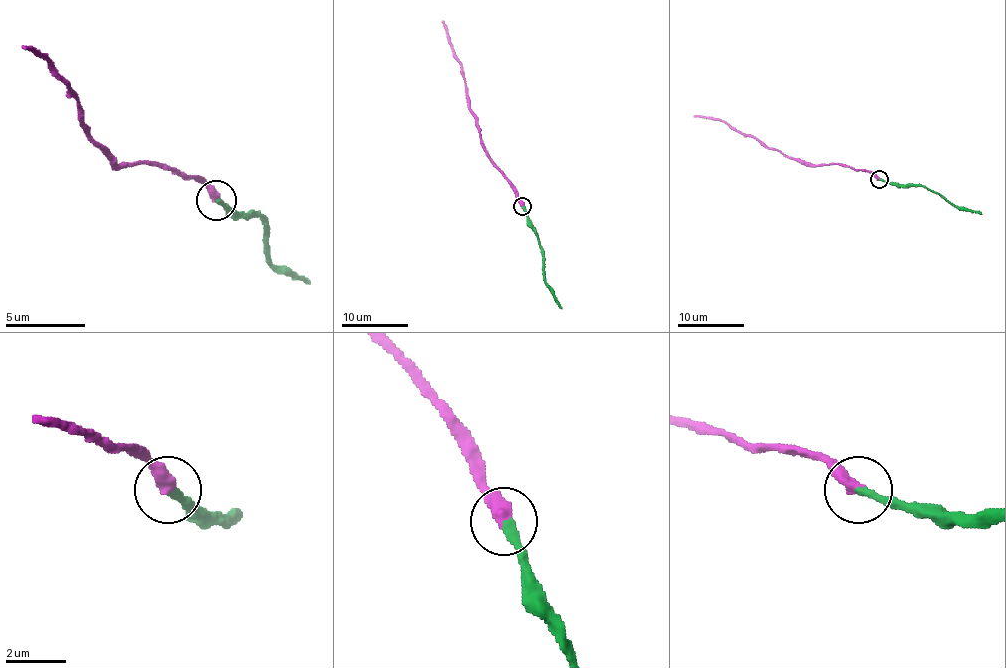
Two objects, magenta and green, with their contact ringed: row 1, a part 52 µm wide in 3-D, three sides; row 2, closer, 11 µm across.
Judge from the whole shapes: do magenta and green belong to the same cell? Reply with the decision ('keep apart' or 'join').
keep apart

